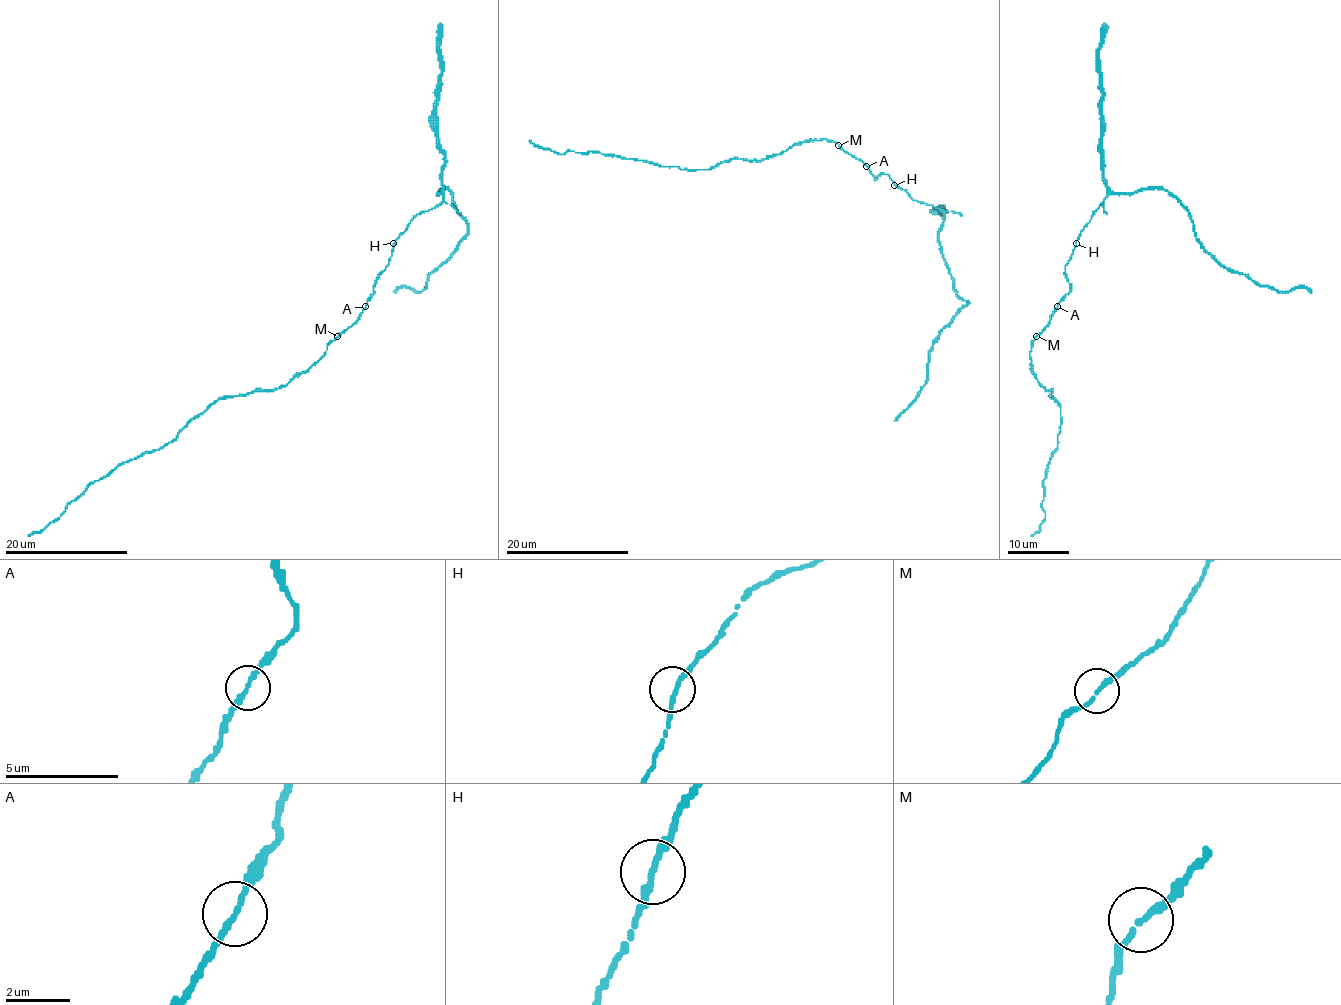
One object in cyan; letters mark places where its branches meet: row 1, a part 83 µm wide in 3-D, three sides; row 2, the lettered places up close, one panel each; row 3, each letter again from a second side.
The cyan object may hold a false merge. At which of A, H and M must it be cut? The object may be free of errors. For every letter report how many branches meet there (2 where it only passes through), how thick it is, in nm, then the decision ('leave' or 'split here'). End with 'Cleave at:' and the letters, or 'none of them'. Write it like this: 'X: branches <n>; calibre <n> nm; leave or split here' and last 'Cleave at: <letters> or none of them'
A: branches 2; calibre 200 nm; leave
H: branches 2; calibre 200 nm; leave
M: branches 2; calibre 200 nm; leave
Cleave at: none of them

